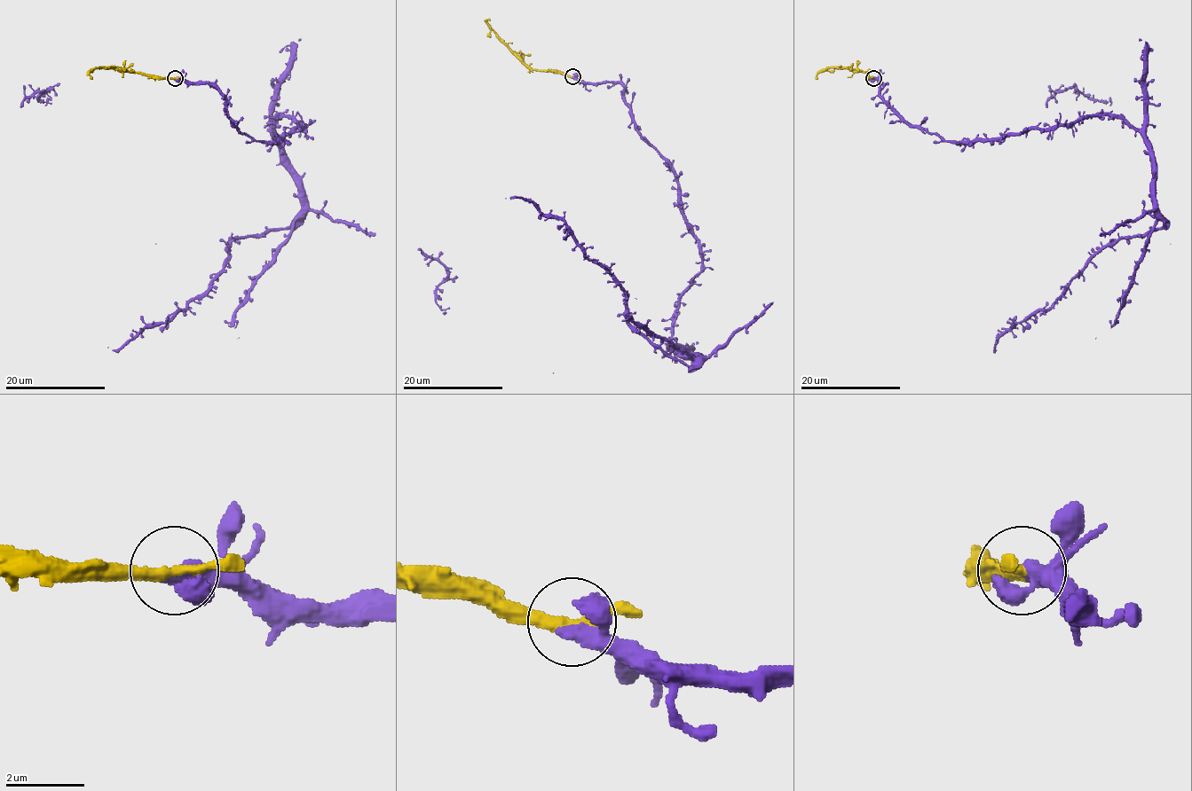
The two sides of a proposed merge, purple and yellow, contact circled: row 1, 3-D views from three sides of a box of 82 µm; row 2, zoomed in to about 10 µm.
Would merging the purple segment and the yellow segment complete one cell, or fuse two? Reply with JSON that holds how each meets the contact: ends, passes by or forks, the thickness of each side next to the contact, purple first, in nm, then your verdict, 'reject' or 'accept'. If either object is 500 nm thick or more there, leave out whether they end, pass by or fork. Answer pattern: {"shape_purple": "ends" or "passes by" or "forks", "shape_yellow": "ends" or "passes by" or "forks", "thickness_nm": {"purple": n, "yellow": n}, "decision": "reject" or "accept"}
{"shape_purple": "passes by", "shape_yellow": "passes by", "thickness_nm": {"purple": 360, "yellow": 240}, "decision": "accept"}

